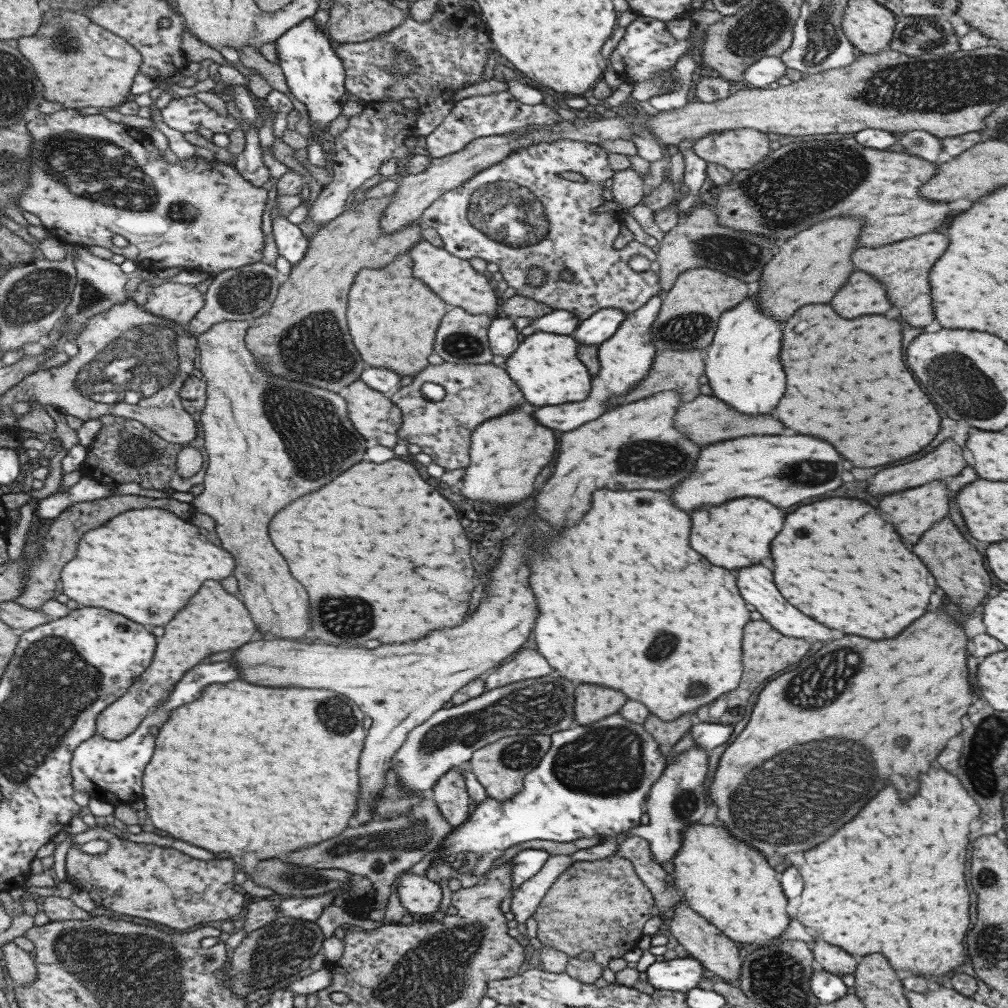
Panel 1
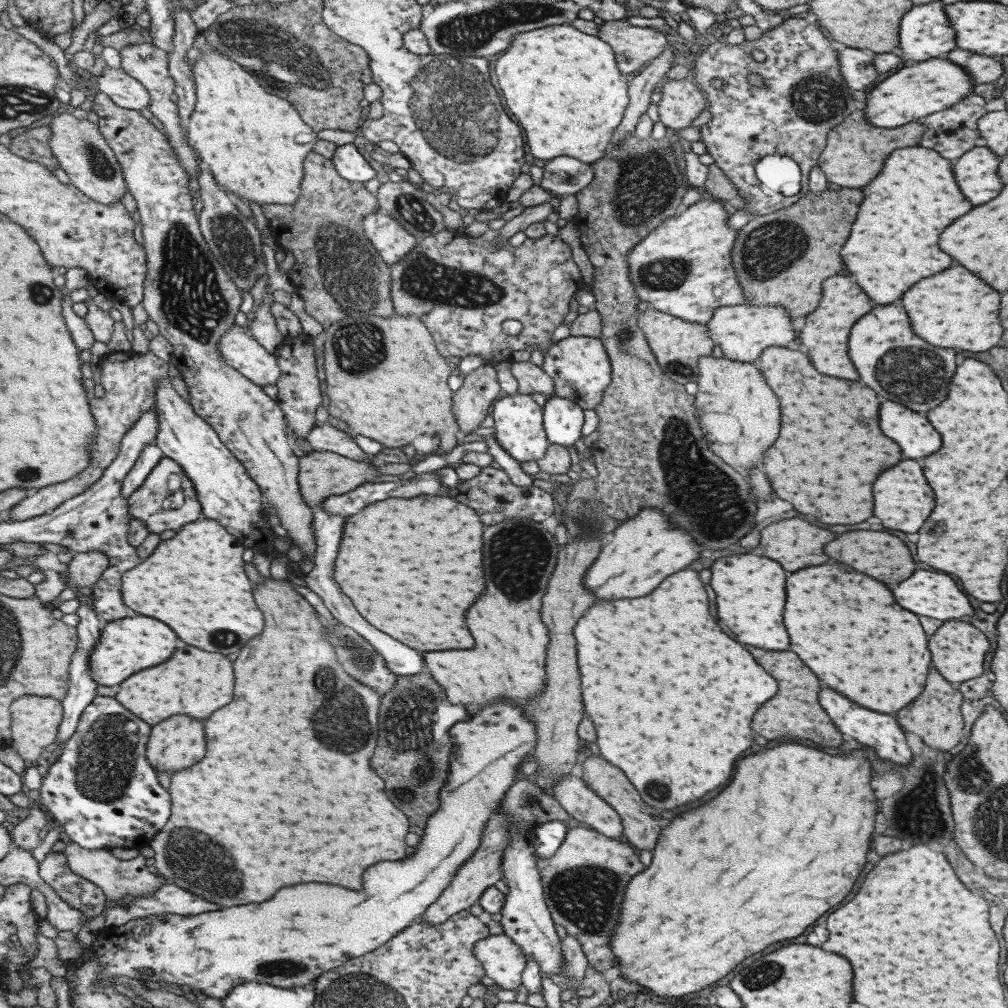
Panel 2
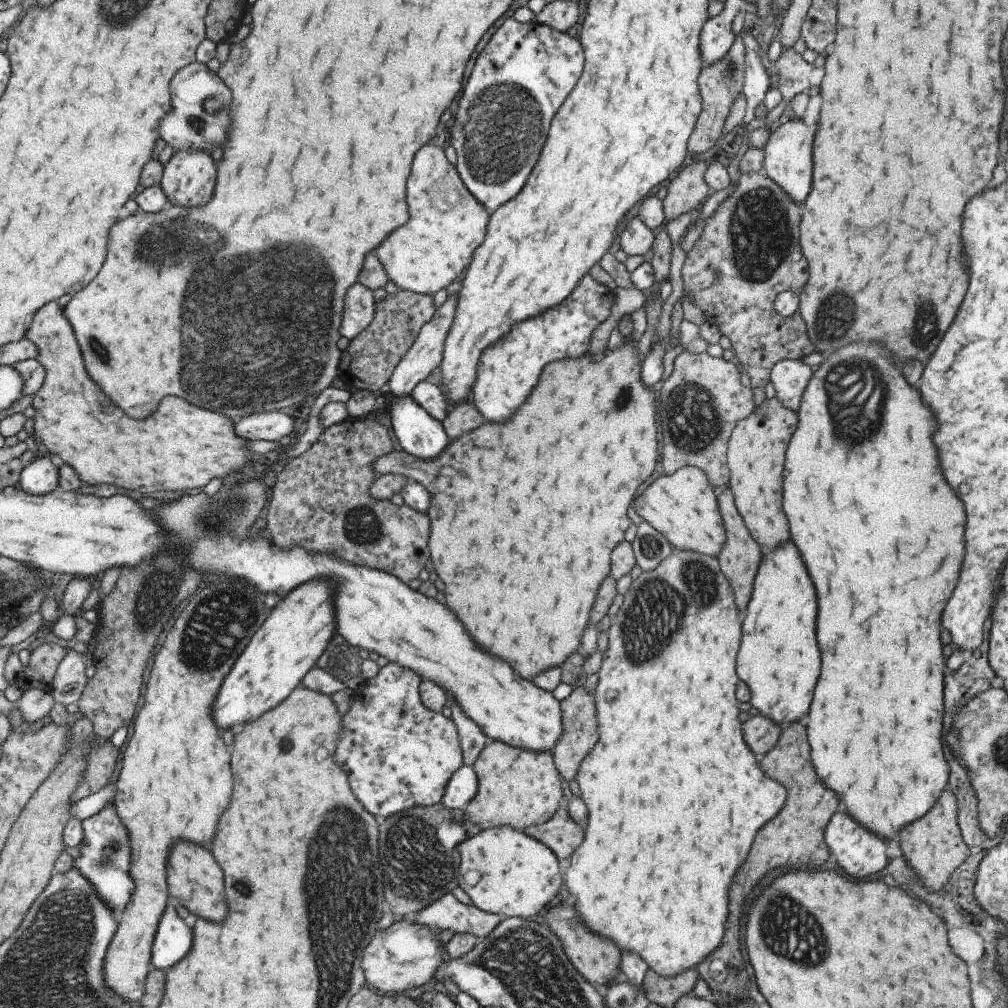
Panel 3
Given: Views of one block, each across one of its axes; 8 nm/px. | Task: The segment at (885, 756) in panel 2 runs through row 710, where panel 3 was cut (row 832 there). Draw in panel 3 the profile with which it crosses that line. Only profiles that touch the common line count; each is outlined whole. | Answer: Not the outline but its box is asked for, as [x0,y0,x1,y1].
[823,812,887,878]

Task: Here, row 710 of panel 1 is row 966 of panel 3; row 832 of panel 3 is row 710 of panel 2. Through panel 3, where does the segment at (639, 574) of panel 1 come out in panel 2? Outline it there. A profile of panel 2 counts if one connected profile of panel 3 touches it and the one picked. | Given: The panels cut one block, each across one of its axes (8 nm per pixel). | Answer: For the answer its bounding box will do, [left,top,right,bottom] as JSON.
[573,570,777,810]

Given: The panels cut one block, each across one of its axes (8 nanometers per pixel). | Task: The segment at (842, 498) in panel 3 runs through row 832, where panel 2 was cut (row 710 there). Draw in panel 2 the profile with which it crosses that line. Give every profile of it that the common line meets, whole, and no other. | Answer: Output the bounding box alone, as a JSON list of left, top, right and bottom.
[783,562,929,714]

